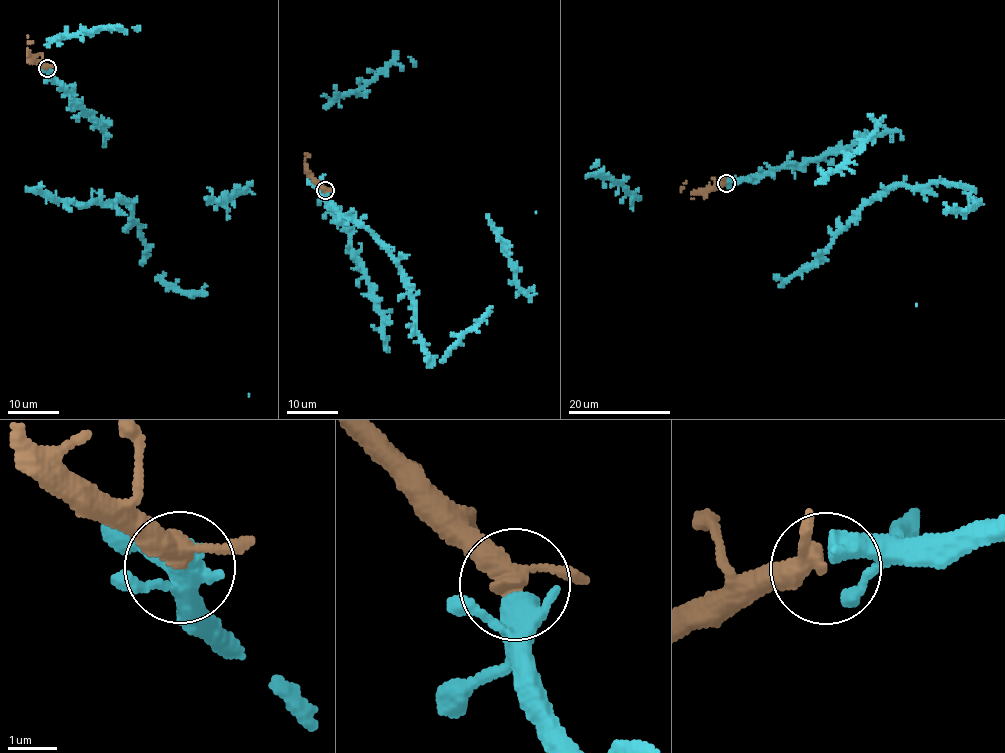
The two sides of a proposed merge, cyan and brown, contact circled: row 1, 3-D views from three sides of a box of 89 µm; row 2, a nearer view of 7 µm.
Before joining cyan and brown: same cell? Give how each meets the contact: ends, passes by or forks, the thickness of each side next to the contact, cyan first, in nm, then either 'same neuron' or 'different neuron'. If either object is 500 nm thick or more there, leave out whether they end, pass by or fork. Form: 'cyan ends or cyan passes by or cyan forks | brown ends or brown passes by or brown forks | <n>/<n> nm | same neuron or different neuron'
cyan passes by | brown passes by | 420/320 nm | same neuron

